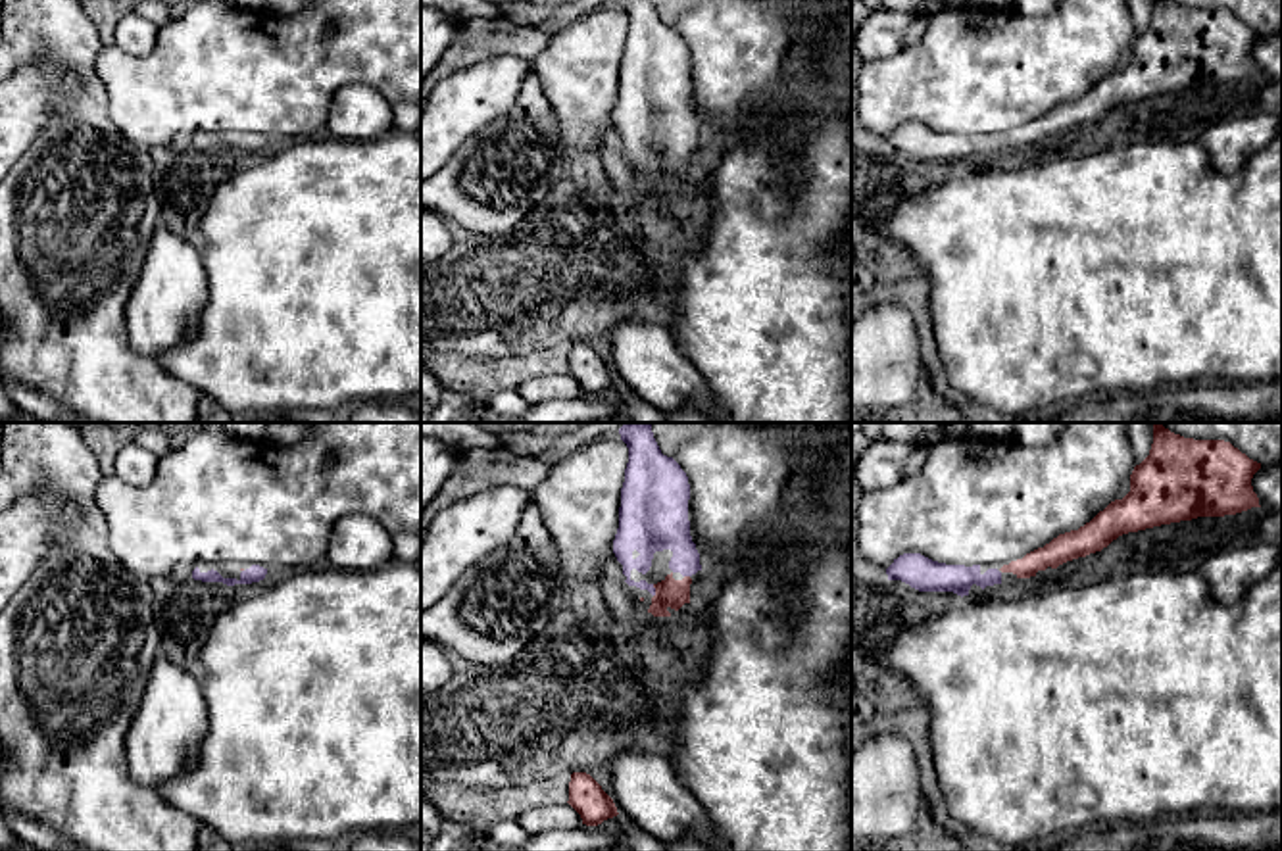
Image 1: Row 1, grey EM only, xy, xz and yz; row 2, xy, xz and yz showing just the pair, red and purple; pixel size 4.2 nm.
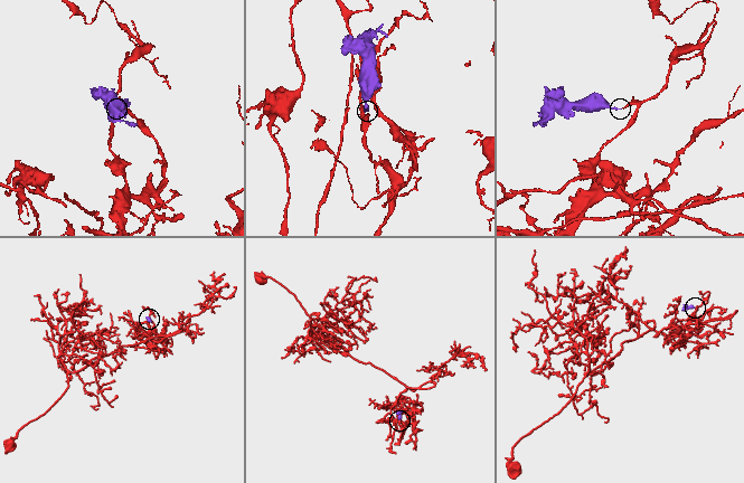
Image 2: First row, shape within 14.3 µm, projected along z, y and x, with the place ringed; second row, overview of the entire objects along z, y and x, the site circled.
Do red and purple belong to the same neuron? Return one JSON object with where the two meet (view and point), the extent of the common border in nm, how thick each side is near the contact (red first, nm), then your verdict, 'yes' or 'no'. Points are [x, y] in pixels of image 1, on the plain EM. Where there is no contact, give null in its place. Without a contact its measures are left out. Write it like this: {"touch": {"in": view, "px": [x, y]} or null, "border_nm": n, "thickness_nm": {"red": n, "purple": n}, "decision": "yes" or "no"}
{"touch": {"in": "xz", "px": [656, 160]}, "border_nm": 60, "thickness_nm": {"red": 120, "purple": 180}, "decision": "yes"}

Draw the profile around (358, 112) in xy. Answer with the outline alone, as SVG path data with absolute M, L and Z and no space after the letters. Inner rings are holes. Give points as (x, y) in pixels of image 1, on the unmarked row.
M354 83L334 92L327 119L331 136L367 142L392 129L392 106L373 86Z

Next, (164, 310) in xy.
M160 225L125 305L131 348L152 361L196 336L208 277L196 240Z

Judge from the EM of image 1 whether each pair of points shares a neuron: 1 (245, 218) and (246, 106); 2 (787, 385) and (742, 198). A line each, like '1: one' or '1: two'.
1: two
2: one

